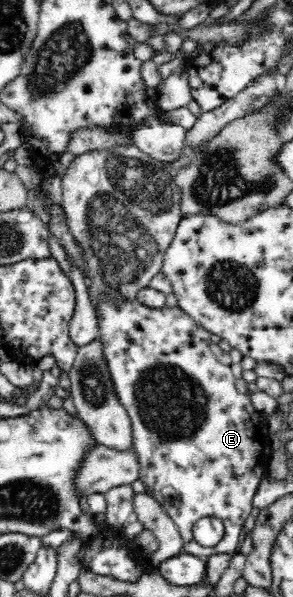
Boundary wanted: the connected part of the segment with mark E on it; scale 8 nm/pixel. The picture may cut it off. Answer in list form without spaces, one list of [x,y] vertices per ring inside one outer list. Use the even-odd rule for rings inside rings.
[[[102,295],[97,300],[97,307],[95,308],[97,313],[99,341],[102,343],[102,352],[104,353],[105,363],[108,365],[112,382],[114,383],[115,393],[117,394],[120,404],[126,409],[128,416],[132,423],[132,446],[133,451],[136,452],[138,457],[138,465],[140,469],[139,478],[146,485],[146,492],[151,494],[160,504],[163,510],[174,521],[174,524],[180,531],[180,536],[183,540],[182,552],[190,553],[194,556],[214,556],[214,554],[230,554],[246,549],[247,545],[240,545],[240,532],[244,528],[244,522],[246,518],[250,516],[252,510],[252,498],[260,482],[262,482],[262,476],[267,473],[262,470],[264,466],[267,466],[266,452],[261,452],[261,442],[264,442],[262,438],[266,438],[266,417],[262,415],[259,410],[251,401],[250,394],[242,394],[238,392],[234,385],[234,375],[230,366],[224,365],[219,362],[212,354],[210,349],[210,334],[202,326],[198,325],[186,312],[183,312],[178,307],[168,307],[164,305],[162,308],[148,308],[140,301],[124,301],[123,303],[116,303],[112,301],[108,295]],[[209,516],[210,518],[220,518],[224,525],[224,535],[222,539],[215,546],[206,547],[200,545],[192,535],[192,528],[194,524]]]

